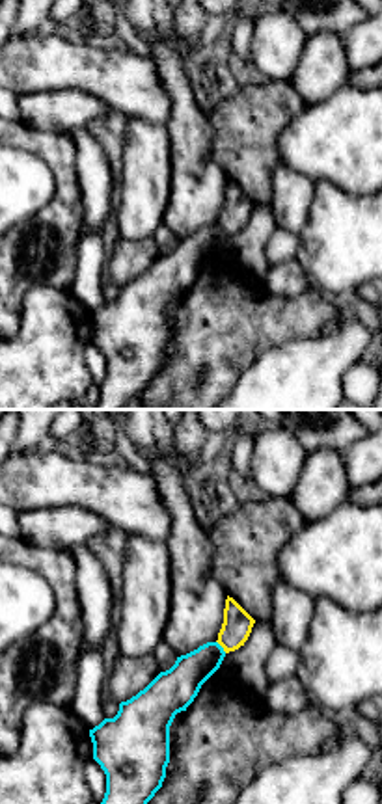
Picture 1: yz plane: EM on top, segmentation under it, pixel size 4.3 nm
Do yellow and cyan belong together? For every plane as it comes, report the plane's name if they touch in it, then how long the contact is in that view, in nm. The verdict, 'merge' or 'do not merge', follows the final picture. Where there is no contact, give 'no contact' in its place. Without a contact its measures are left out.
contact in yz; length 70 nm

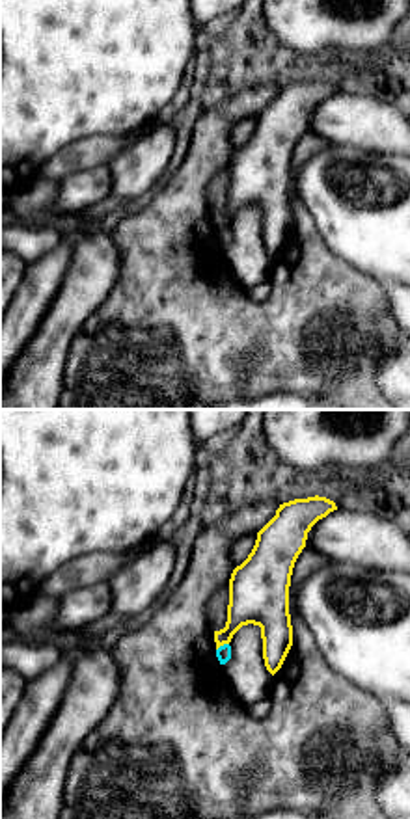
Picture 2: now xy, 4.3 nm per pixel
contact in xy; length 70 nm

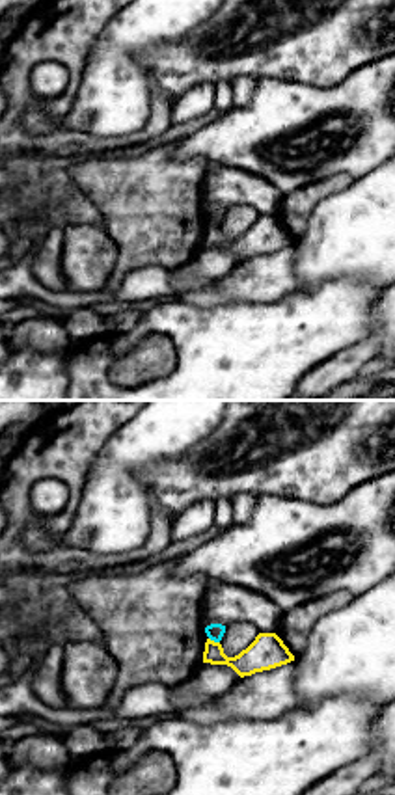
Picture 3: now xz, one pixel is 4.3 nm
contact in xz; length 50 nm

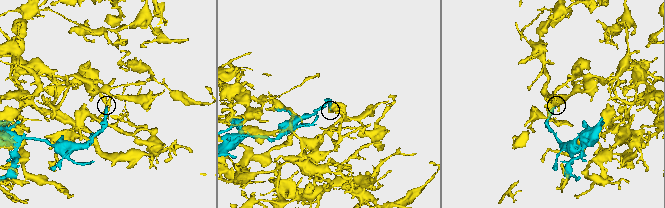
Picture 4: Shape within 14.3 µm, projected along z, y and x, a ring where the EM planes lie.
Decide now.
do not merge

